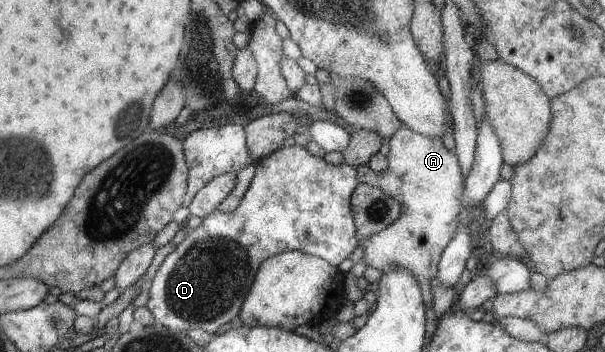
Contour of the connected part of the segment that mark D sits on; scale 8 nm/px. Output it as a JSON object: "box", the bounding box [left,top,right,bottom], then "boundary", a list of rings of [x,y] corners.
{"box":[146,145,359,335],"boundary":[[[294,145],[289,148],[282,147],[280,150],[273,152],[272,155],[256,161],[256,170],[253,180],[251,180],[244,198],[241,198],[241,203],[231,212],[221,212],[219,210],[211,212],[197,228],[193,230],[188,229],[187,236],[183,238],[183,242],[177,245],[177,248],[175,248],[175,250],[163,260],[163,264],[159,266],[159,270],[157,270],[157,274],[155,274],[155,278],[153,278],[153,284],[149,291],[149,302],[147,302],[146,305],[149,312],[151,312],[155,318],[155,325],[165,326],[165,328],[169,328],[169,330],[179,332],[187,332],[193,329],[201,329],[211,335],[220,332],[233,318],[240,315],[240,309],[243,307],[244,301],[251,291],[253,280],[260,269],[260,265],[271,256],[283,252],[297,250],[327,260],[329,264],[340,265],[347,256],[352,255],[358,248],[357,238],[359,234],[355,234],[355,242],[353,242],[353,230],[355,230],[353,218],[355,214],[352,213],[351,202],[353,192],[356,191],[358,183],[359,177],[357,176],[355,167],[345,163],[338,166],[327,164],[324,158],[317,158],[317,156],[309,154],[307,148],[299,145]]]}

